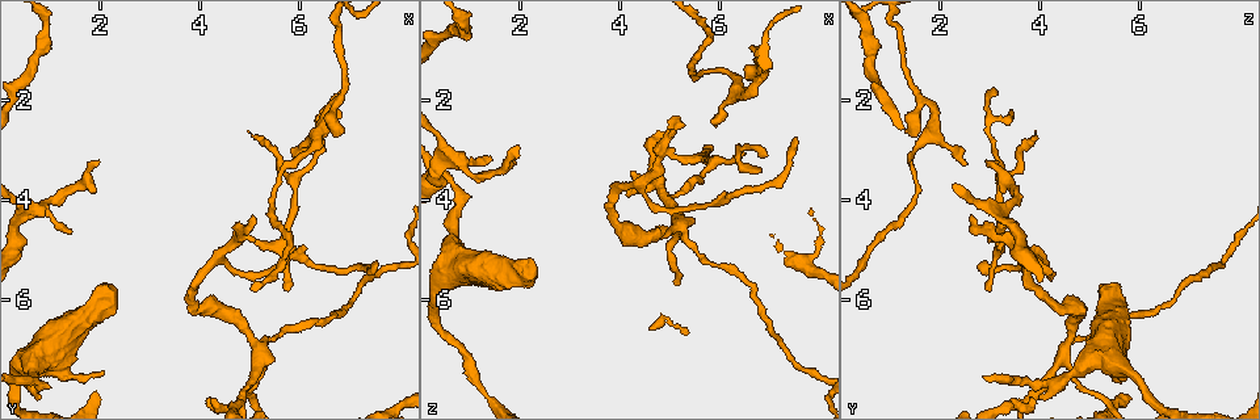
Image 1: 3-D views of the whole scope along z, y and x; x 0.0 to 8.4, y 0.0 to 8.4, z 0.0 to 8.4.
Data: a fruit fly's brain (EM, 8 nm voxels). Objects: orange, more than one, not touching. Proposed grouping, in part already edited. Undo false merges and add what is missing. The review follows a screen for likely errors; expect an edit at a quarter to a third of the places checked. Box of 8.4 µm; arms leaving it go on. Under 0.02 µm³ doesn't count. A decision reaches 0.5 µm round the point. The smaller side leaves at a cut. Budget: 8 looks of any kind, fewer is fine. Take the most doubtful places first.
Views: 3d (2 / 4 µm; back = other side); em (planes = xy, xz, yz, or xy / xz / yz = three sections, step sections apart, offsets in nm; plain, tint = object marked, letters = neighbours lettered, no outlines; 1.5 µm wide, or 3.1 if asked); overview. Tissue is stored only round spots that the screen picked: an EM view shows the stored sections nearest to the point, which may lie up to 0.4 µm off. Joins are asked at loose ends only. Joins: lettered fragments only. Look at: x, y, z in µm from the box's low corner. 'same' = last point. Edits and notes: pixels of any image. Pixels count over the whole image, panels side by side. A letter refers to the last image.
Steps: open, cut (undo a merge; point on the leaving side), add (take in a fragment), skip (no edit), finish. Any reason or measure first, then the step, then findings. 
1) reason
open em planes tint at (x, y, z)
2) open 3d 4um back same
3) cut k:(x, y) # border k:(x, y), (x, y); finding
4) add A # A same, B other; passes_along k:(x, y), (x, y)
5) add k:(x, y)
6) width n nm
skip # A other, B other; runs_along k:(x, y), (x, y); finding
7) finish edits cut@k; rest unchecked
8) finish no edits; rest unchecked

thin end
open em planes letters at (5.85, 3.25, 2.50)

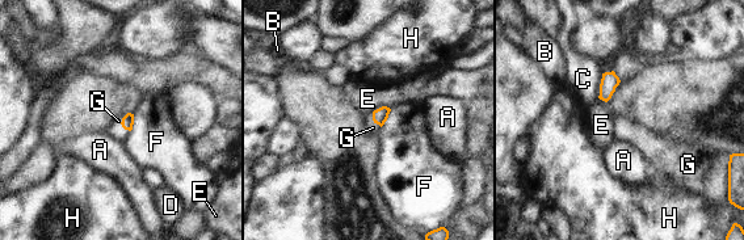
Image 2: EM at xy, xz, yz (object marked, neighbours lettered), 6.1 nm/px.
add G # A other, B other, C other, D other, E other, F other, G same, H other; passes_along 2:(127, 121), (121, 123), (116, 130); it goes on there

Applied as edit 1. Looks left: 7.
tapers out
open 3d 2um at (5.00, 2.55, 3.95)

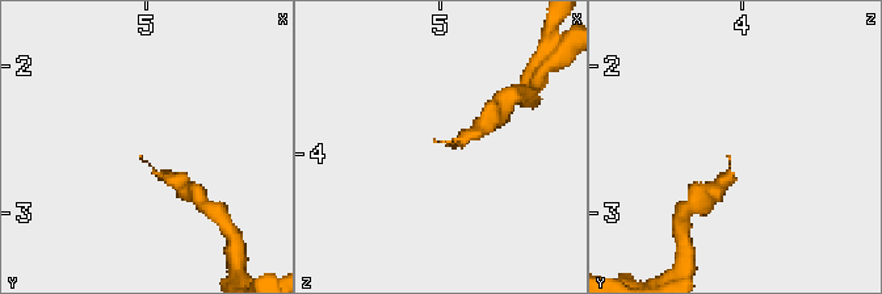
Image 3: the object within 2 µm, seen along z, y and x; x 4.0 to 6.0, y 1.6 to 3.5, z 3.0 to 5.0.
open em planes letters at (4.96, 2.62, 3.92)

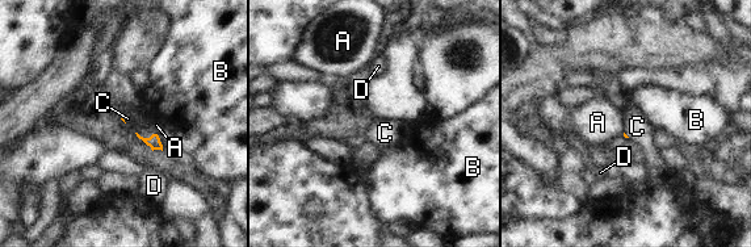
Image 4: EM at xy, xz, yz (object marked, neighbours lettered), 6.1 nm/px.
add C # A other, B other, C same, D other; passes_along 4:(154, 141), (145, 138), (137, 120); the cell continues

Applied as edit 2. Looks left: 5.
finish edits add@2, add@4; rest unchecked

